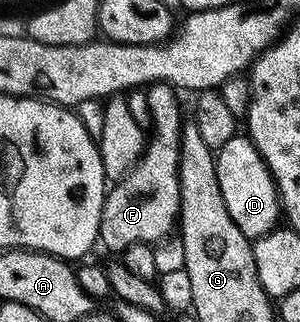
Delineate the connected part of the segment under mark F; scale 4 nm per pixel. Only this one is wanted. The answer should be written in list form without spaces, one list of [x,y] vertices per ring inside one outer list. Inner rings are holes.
[[[149,84],[146,85],[145,93],[147,92],[147,100],[145,96],[145,112],[149,117],[151,115],[151,128],[149,126],[149,139],[146,141],[146,148],[141,153],[139,160],[136,164],[129,169],[127,173],[121,177],[120,180],[114,181],[107,189],[107,197],[103,203],[103,209],[101,210],[101,226],[99,227],[98,243],[104,244],[105,247],[111,251],[111,254],[121,254],[129,246],[134,244],[149,244],[152,246],[158,245],[158,240],[163,240],[167,235],[176,231],[179,222],[179,139],[183,133],[183,126],[185,123],[185,117],[183,112],[179,109],[179,96],[180,93],[176,89],[172,88],[169,84]]]

